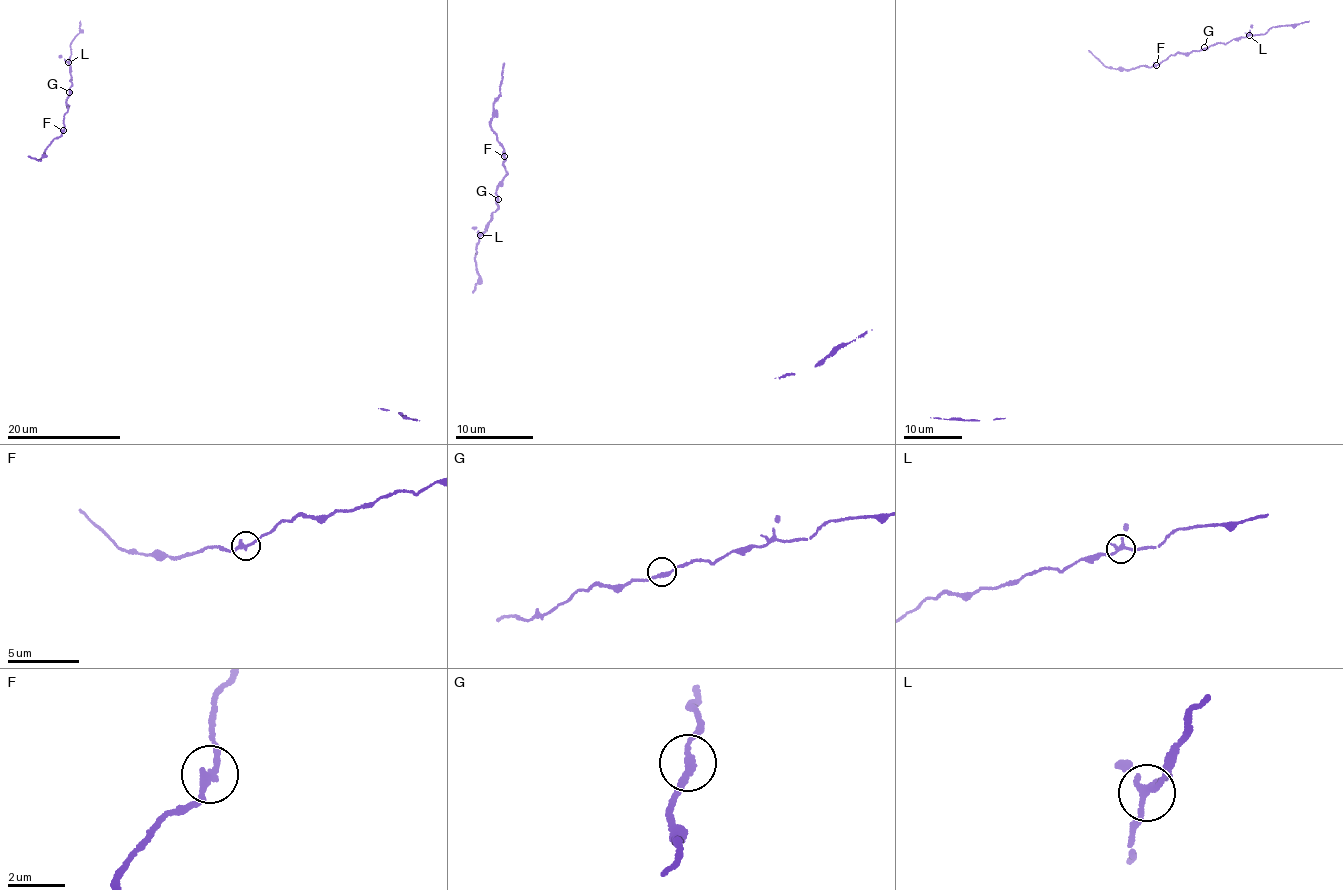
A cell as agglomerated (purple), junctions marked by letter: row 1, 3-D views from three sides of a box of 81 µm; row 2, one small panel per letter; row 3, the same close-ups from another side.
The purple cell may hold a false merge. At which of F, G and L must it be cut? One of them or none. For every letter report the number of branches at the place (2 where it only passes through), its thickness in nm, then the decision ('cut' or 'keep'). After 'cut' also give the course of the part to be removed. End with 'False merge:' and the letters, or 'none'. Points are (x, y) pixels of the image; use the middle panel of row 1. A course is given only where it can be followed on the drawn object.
F: 2 branches meet; 240 nm thick; keep
G: 2 branches meet; 240 nm thick; keep
L: 2 branches meet; 240 nm thick; keep
False merge: none

